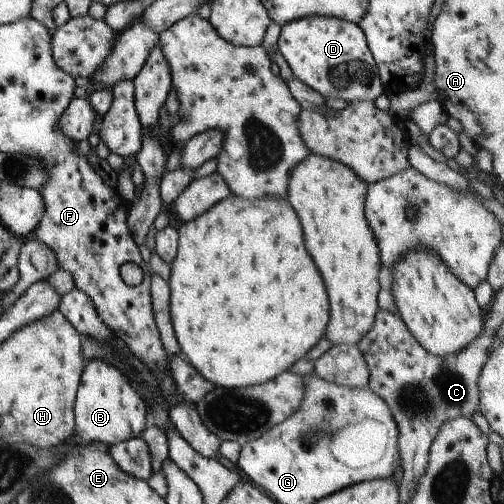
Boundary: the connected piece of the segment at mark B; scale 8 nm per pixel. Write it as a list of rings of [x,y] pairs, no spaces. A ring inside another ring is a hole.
[[[103,360],[85,361],[75,401],[73,402],[74,433],[89,442],[99,442],[107,448],[141,435],[145,429],[146,405],[134,385],[115,366]]]

